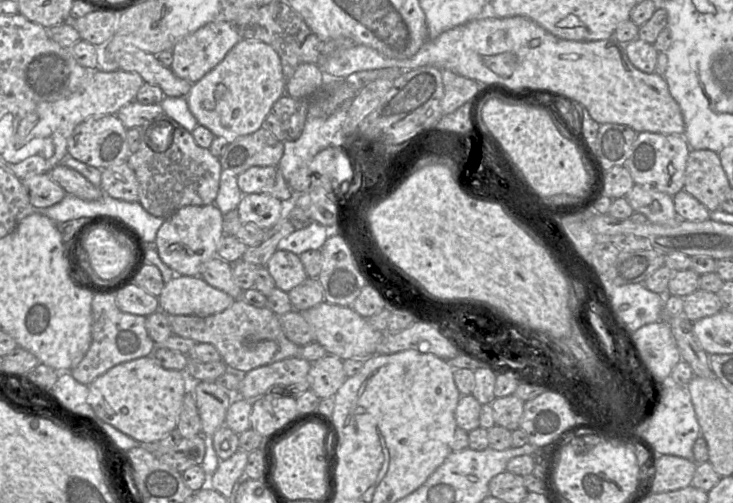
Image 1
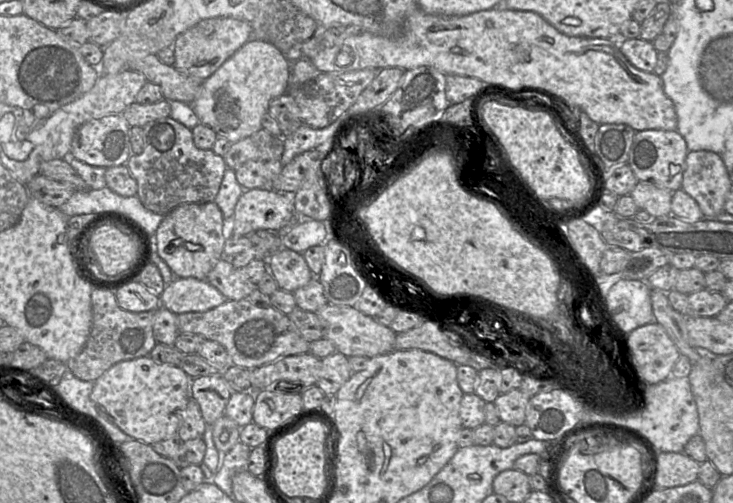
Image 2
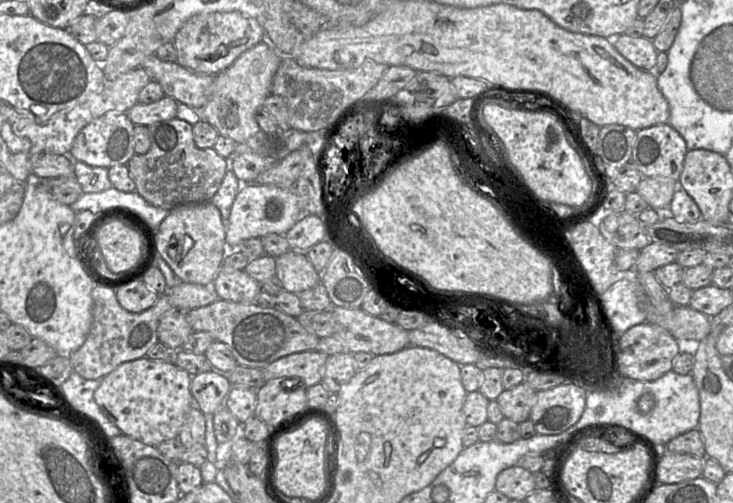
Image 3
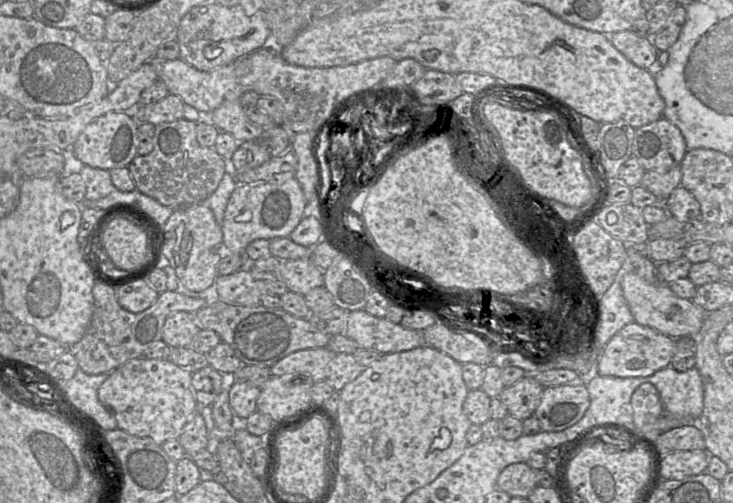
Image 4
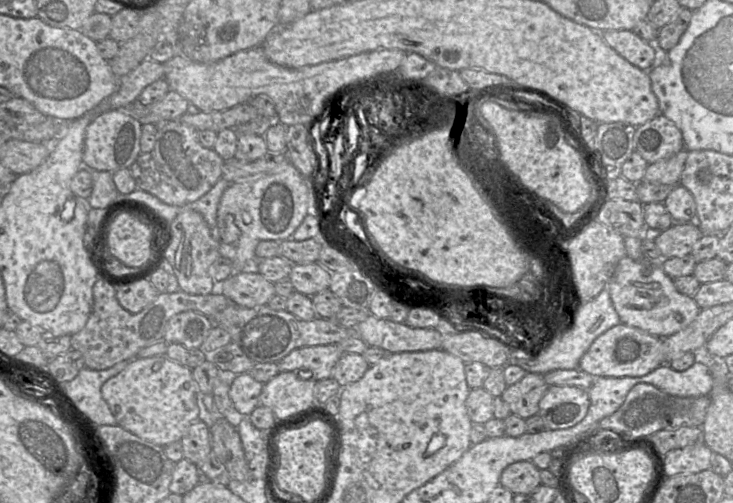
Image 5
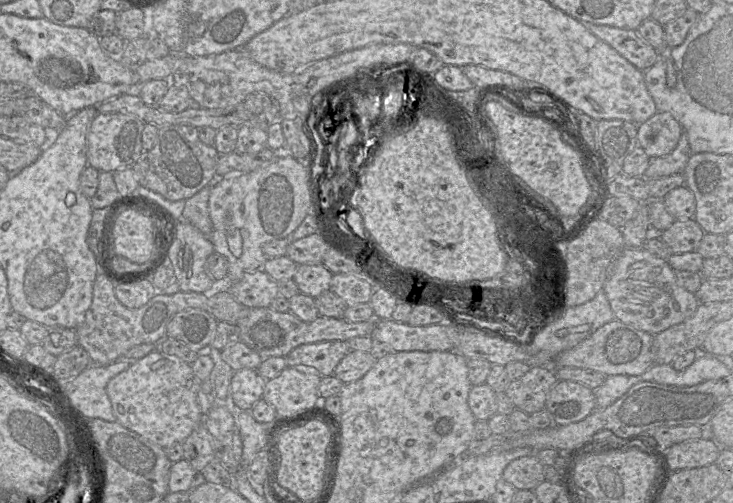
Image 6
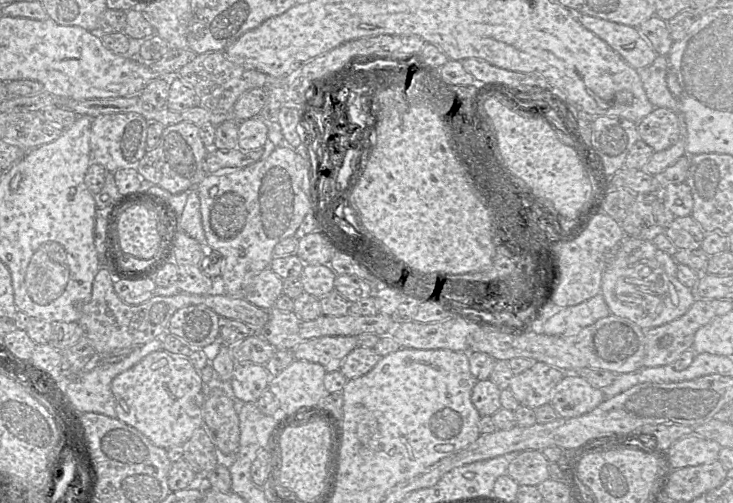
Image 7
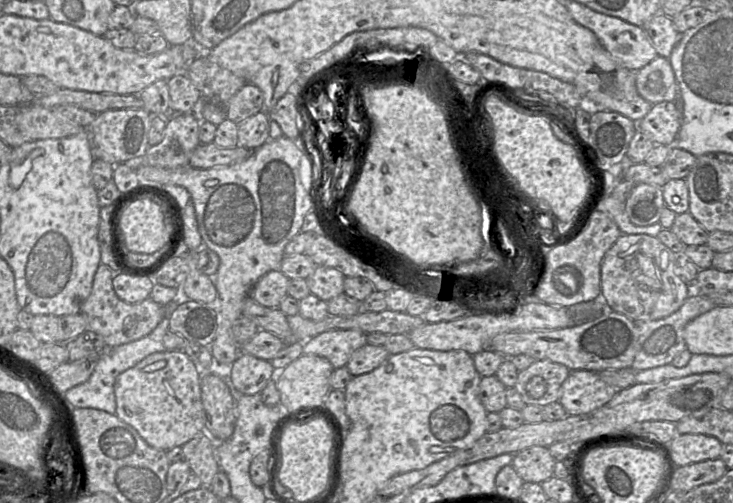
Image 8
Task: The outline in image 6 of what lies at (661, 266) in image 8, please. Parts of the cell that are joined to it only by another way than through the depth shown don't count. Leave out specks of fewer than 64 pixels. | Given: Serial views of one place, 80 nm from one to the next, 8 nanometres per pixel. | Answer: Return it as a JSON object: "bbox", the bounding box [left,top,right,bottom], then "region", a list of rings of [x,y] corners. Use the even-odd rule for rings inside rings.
{"bbox":[603,246,699,335],"region":[[[644,246],[624,247],[612,266],[603,290],[615,319],[652,335],[683,322],[699,306],[695,293],[677,283],[675,271],[667,260],[654,255]]]}

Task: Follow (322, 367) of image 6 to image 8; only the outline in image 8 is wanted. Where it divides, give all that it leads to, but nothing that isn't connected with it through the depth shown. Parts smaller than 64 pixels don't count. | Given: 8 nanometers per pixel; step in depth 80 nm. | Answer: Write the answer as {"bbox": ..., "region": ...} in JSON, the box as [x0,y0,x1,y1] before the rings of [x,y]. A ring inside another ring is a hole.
{"bbox":[303,329,367,369],"region":[[[356,329],[323,332],[303,343],[303,354],[327,358],[335,369],[347,366],[352,354],[367,344],[367,333]]]}

